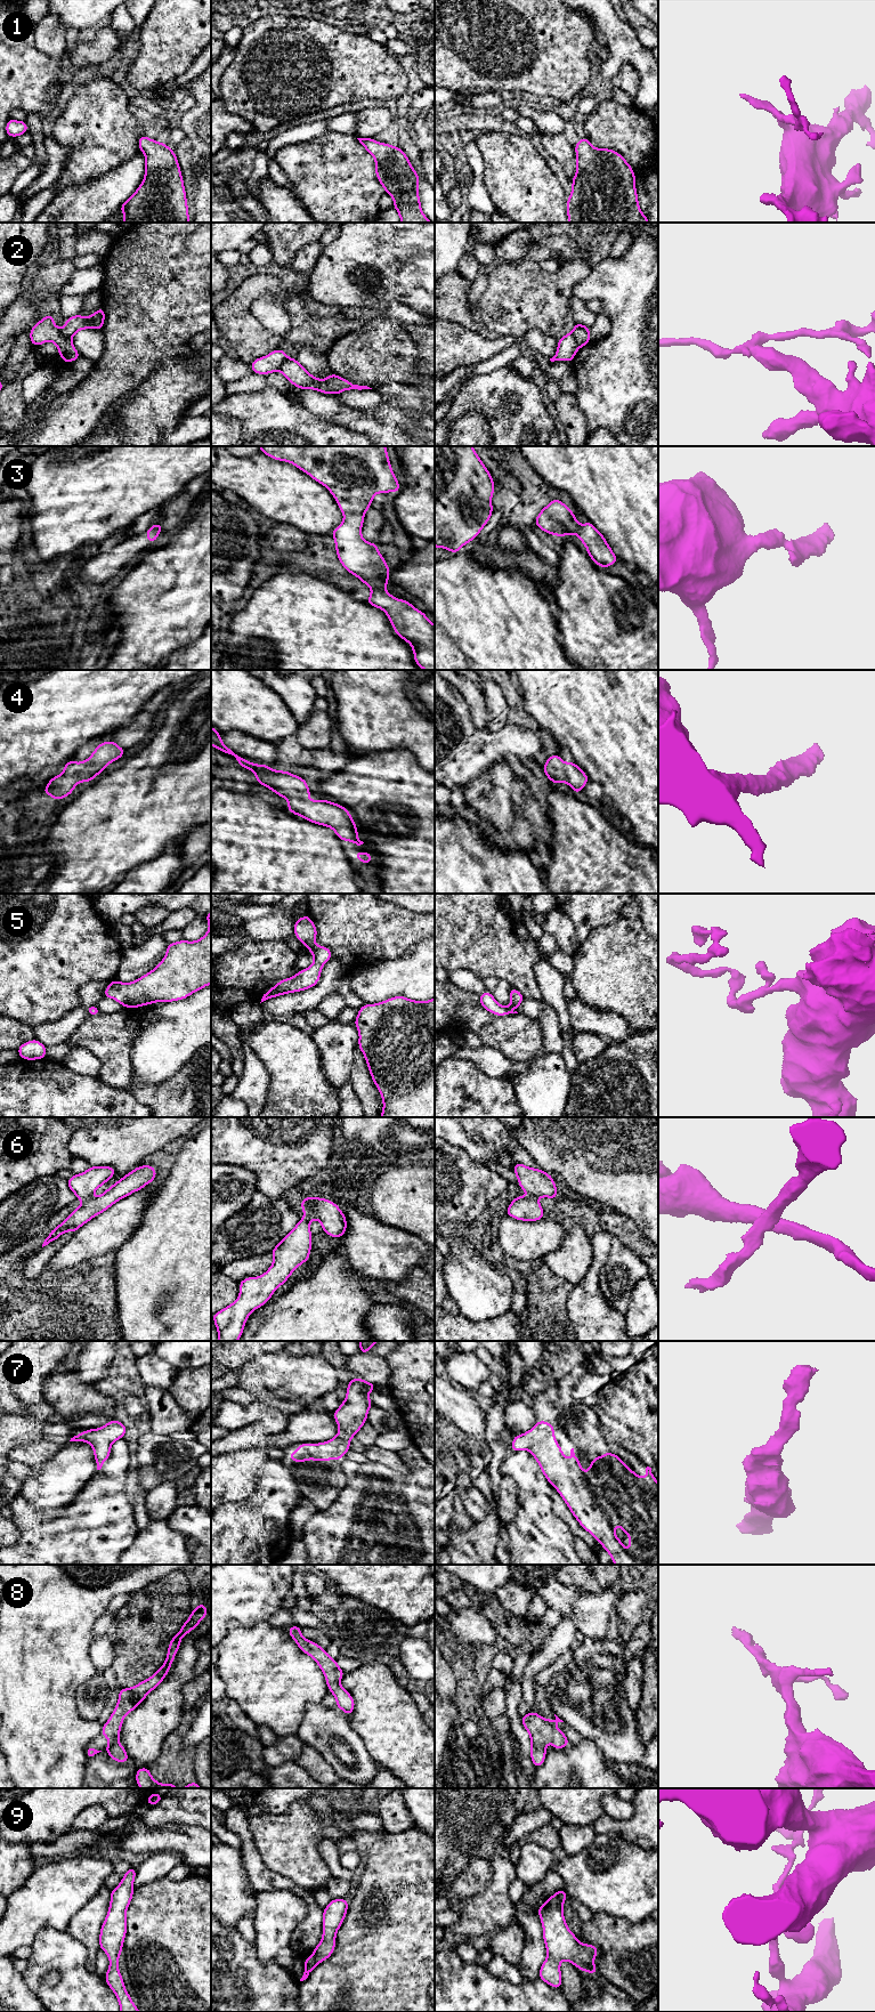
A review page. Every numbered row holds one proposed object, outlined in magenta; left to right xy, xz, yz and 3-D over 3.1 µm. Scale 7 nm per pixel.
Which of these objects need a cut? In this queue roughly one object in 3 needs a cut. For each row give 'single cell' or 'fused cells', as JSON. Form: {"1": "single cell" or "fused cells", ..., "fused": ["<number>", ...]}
{"1": "single cell", "2": "fused cells", "3": "fused cells", "4": "single cell", "5": "single cell", "6": "fused cells", "7": "single cell", "8": "single cell", "9": "single cell", "fused": ["2", "3", "6"]}

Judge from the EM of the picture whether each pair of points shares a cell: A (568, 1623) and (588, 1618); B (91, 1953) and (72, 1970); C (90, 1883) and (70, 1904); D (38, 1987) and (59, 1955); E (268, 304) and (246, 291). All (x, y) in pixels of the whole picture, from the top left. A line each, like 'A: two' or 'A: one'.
A: two
B: two
C: one
D: one
E: two

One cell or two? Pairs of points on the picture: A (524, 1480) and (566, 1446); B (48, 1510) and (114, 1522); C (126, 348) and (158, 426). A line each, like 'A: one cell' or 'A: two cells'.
A: two cells
B: two cells
C: two cells

